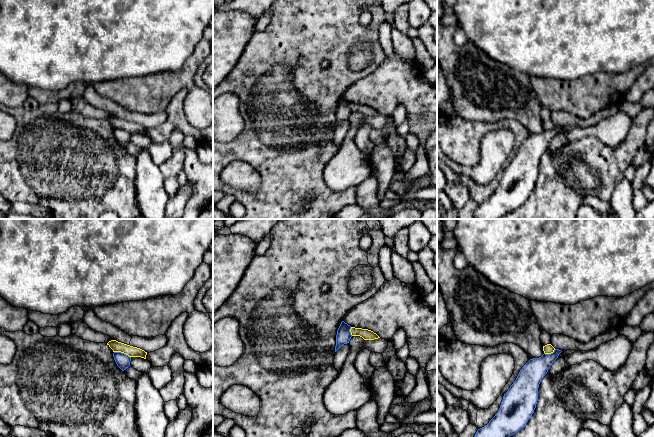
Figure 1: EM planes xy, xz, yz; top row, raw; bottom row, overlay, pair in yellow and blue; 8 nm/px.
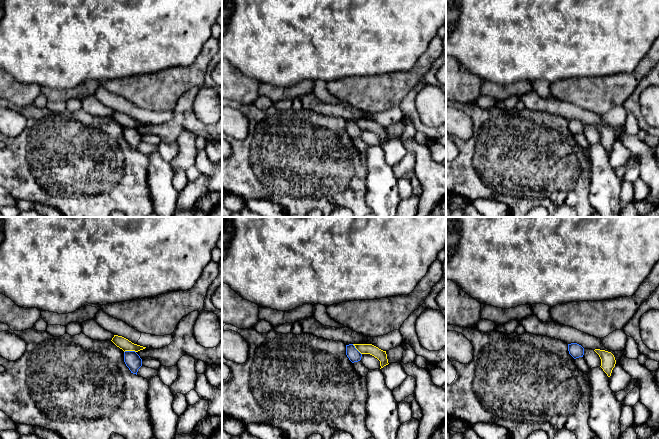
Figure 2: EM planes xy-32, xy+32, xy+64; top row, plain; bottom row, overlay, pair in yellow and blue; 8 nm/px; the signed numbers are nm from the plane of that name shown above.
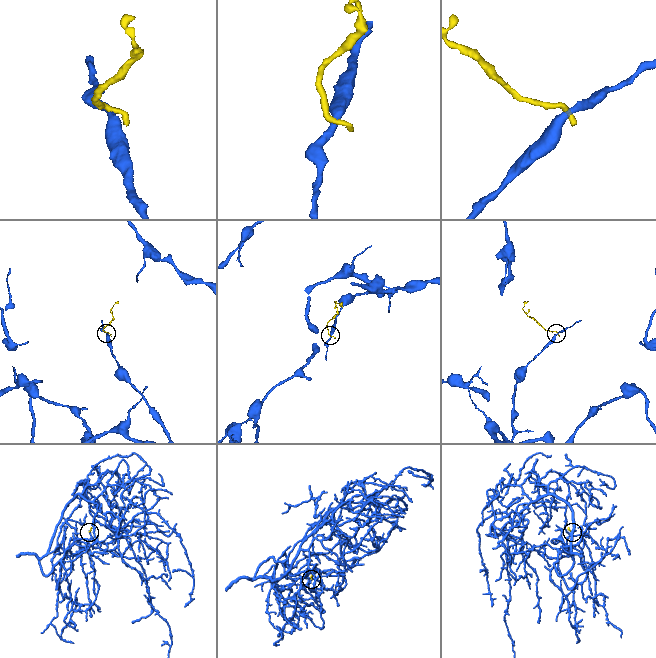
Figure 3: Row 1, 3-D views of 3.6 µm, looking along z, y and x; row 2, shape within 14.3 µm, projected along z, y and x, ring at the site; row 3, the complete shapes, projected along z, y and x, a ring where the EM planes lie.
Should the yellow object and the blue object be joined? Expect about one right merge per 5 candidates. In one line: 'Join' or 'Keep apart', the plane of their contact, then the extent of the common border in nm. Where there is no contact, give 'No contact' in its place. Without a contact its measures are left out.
Keep apart. Touches yellow in xy. Shared border 140 nm

